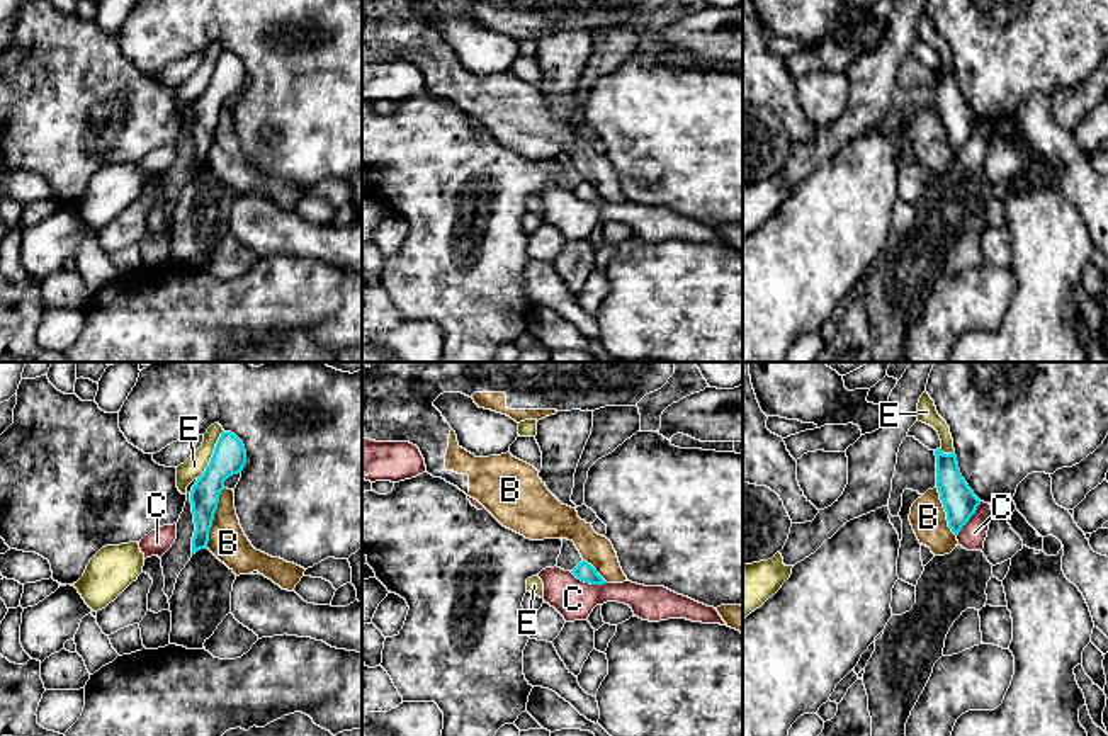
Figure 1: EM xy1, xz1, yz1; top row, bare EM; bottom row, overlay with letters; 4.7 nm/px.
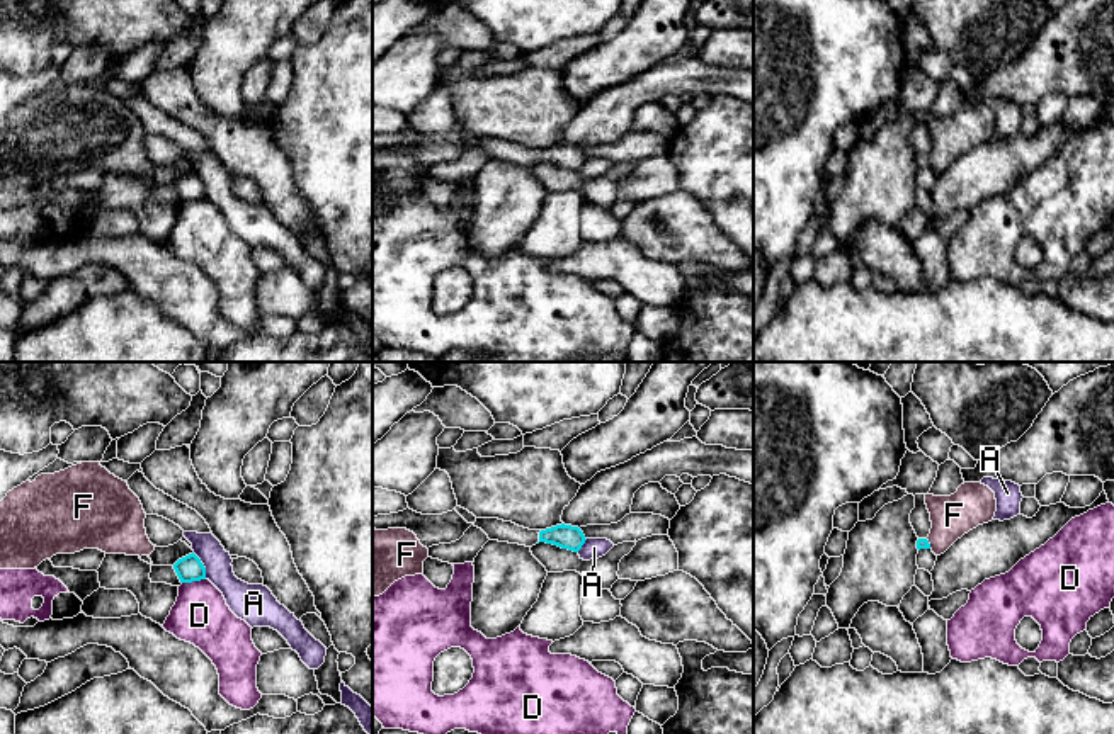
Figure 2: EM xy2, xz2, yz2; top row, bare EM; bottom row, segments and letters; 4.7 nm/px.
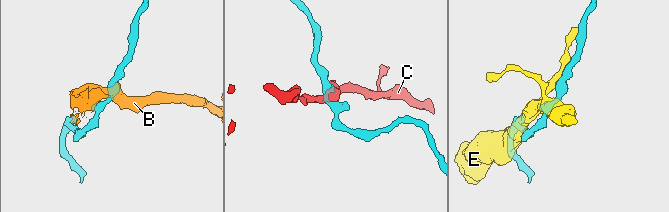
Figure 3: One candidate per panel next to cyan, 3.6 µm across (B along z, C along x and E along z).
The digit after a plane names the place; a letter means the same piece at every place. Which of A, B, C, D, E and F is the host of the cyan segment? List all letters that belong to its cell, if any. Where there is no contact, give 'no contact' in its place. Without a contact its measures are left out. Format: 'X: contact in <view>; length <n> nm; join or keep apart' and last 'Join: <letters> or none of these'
A: contact in xy2; length 140 nm; keep apart
B: contact in xy1; length 300 nm; keep apart
C: contact in xz1; length 190 nm; keep apart
D: contact in xy2; length 110 nm; keep apart
E: contact in xy1; length 260 nm; keep apart
F: contact in yz2; length 50 nm; keep apart
Join: none of these

